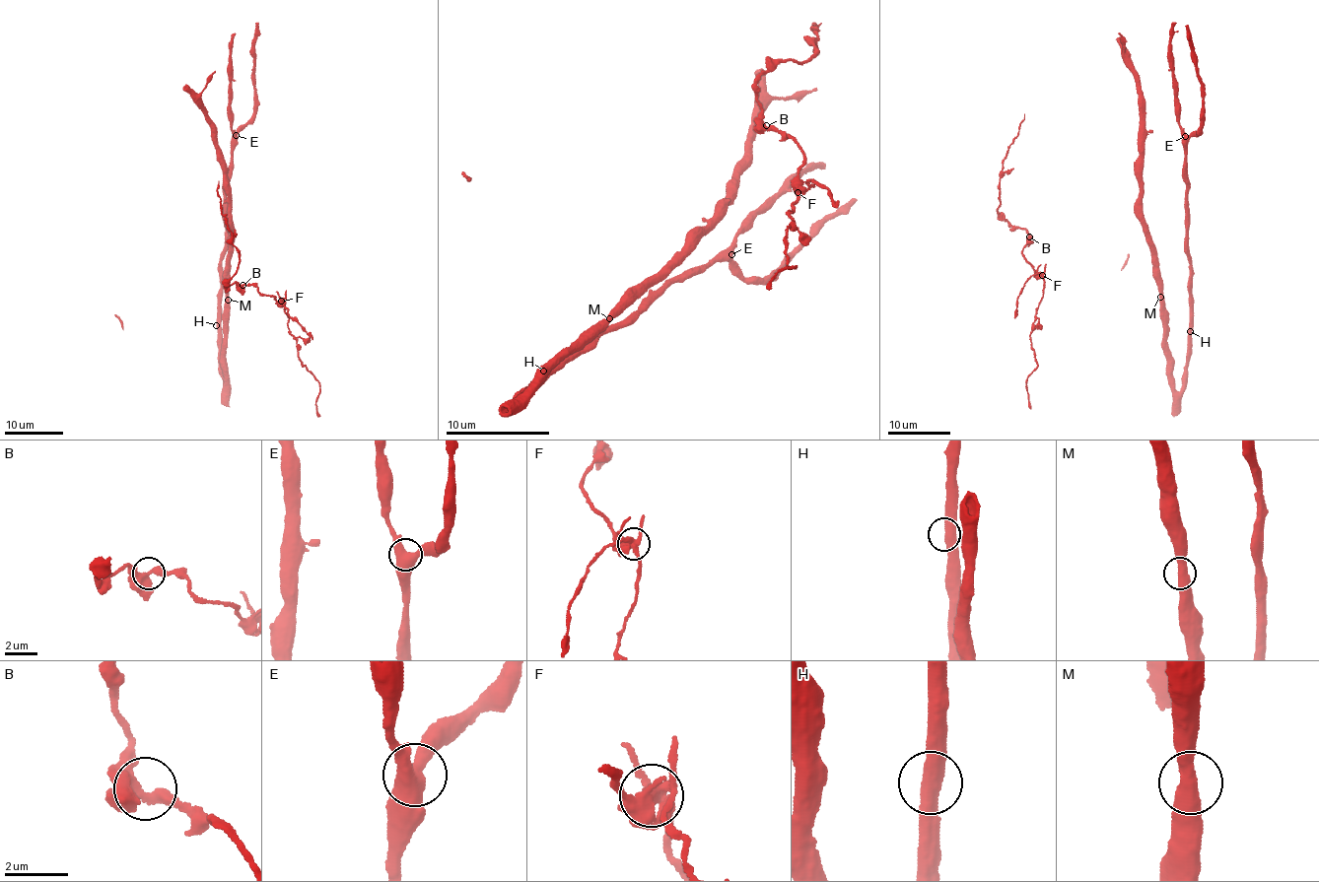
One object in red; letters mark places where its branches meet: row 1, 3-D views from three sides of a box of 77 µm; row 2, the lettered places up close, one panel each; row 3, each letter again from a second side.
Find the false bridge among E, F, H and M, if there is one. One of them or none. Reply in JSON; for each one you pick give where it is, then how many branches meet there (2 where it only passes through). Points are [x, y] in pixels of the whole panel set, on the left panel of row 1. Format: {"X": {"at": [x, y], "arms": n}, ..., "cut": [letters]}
{"F": {"at": [281, 301], "arms": 4}, "cut": ["F"]}

